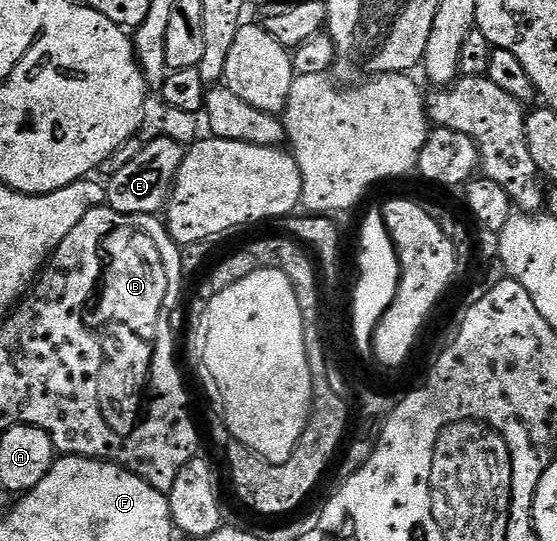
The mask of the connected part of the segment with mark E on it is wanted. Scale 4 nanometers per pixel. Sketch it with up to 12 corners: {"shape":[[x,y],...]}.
{"shape":[[147,141],[107,181],[107,207],[159,213],[184,161],[181,141]]}

